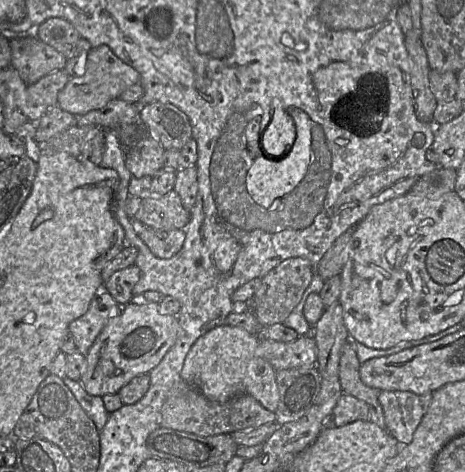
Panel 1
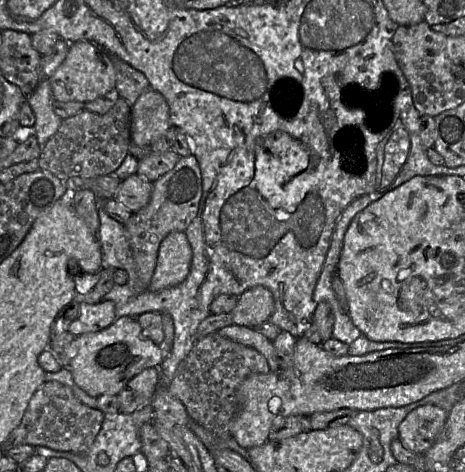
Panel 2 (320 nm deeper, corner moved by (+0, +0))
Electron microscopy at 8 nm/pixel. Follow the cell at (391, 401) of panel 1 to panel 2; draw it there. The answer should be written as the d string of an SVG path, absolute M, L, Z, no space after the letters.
M423 405L412 410L399 424L400 441L410 451L423 454L434 444L447 415L444 409L434 405Z

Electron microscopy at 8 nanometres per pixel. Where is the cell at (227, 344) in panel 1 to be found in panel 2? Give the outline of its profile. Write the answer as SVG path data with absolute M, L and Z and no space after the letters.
M232 324L218 330L216 333L260 352L267 359L270 371L275 372L280 369L273 342L254 328Z

